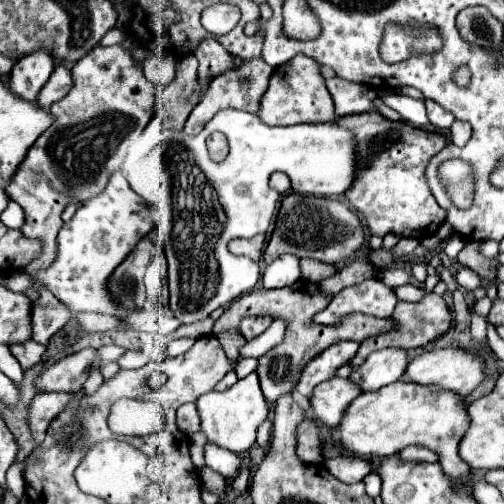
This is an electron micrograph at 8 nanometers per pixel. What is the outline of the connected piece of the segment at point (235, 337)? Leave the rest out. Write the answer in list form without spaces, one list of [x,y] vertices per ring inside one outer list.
[[[225,331],[217,335],[217,339],[222,345],[227,357],[232,361],[238,361],[240,348],[246,343],[245,338],[237,331]]]

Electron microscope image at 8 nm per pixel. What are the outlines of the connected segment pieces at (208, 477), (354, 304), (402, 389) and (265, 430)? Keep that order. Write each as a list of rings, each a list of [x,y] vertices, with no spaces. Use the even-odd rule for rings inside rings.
[[[207,465],[201,469],[201,479],[203,479],[203,485],[207,485],[209,489],[213,489],[213,493],[217,493],[221,499],[225,499],[223,495],[223,489],[225,489],[225,477],[223,475],[217,475],[213,469],[209,469]]]
[[[369,279],[361,285],[353,285],[343,289],[337,299],[333,299],[325,311],[317,313],[313,317],[313,323],[321,325],[337,325],[345,315],[351,313],[367,313],[375,317],[391,317],[395,309],[395,295],[393,291],[383,285],[379,279]],[[339,311],[349,311],[349,313],[339,313]]]
[[[395,381],[379,391],[361,393],[345,411],[333,439],[349,453],[365,459],[371,455],[393,455],[407,445],[423,445],[439,455],[439,463],[447,475],[461,479],[469,489],[471,469],[457,455],[457,443],[461,443],[461,435],[465,435],[467,425],[469,413],[465,397],[453,395],[453,391],[441,391],[441,387],[421,387],[409,381]]]
[[[267,419],[257,431],[257,443],[267,451],[269,449],[269,439],[271,439],[271,421]]]

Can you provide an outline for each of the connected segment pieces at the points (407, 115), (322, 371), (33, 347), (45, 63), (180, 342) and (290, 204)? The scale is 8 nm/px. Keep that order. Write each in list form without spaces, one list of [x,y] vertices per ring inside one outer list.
[[[381,93],[379,95],[381,101],[385,105],[389,105],[391,109],[399,111],[401,117],[411,123],[413,127],[425,127],[429,125],[429,119],[427,119],[427,113],[425,113],[425,101],[423,99],[411,99],[411,97],[405,97],[405,95],[399,95],[399,93]]]
[[[341,341],[339,345],[333,345],[329,349],[325,349],[321,355],[317,355],[303,371],[301,381],[297,383],[297,393],[303,399],[311,399],[313,387],[329,381],[337,375],[337,369],[343,365],[349,365],[349,361],[353,359],[353,355],[357,353],[359,345],[353,341]]]
[[[27,341],[23,345],[13,345],[9,349],[15,355],[15,359],[21,363],[23,371],[27,371],[27,367],[33,367],[33,365],[41,363],[43,361],[43,353],[45,353],[45,345],[39,345],[35,341]]]
[[[37,49],[21,57],[11,71],[9,89],[27,101],[35,101],[39,91],[47,83],[53,71],[53,65],[55,61],[49,49]]]
[[[182,338],[171,341],[166,347],[167,357],[173,358],[186,353],[195,341],[195,338]]]
[[[293,193],[283,197],[275,231],[271,235],[269,247],[263,253],[263,259],[265,263],[271,263],[283,253],[295,253],[297,257],[311,257],[317,261],[339,265],[351,255],[359,253],[363,243],[365,243],[363,225],[345,203],[337,199]]]

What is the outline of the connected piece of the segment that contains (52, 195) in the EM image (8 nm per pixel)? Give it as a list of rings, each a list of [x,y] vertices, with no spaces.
[[[127,35],[127,39],[119,45],[111,45],[111,47],[97,45],[73,65],[71,91],[61,101],[51,105],[55,123],[37,139],[37,143],[33,143],[33,147],[21,161],[21,167],[17,167],[13,179],[9,181],[9,187],[5,187],[5,193],[25,209],[25,225],[21,227],[23,235],[29,239],[41,241],[39,255],[35,259],[31,259],[27,265],[19,267],[19,271],[23,271],[23,273],[31,275],[35,271],[49,267],[49,263],[53,263],[53,259],[57,255],[57,235],[59,235],[59,229],[63,223],[61,221],[63,209],[71,203],[83,205],[87,199],[93,199],[93,195],[99,195],[105,189],[109,175],[111,175],[105,165],[107,157],[115,151],[115,147],[129,133],[141,131],[149,123],[149,119],[155,115],[155,111],[153,111],[155,97],[153,95],[157,93],[157,89],[145,77],[143,65],[131,53],[135,49],[133,41],[135,41],[135,37]]]

